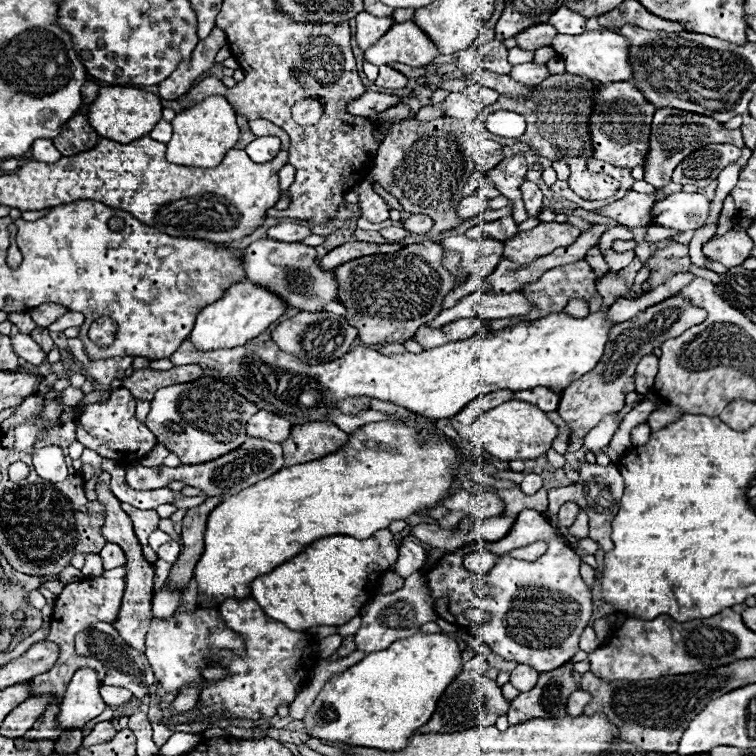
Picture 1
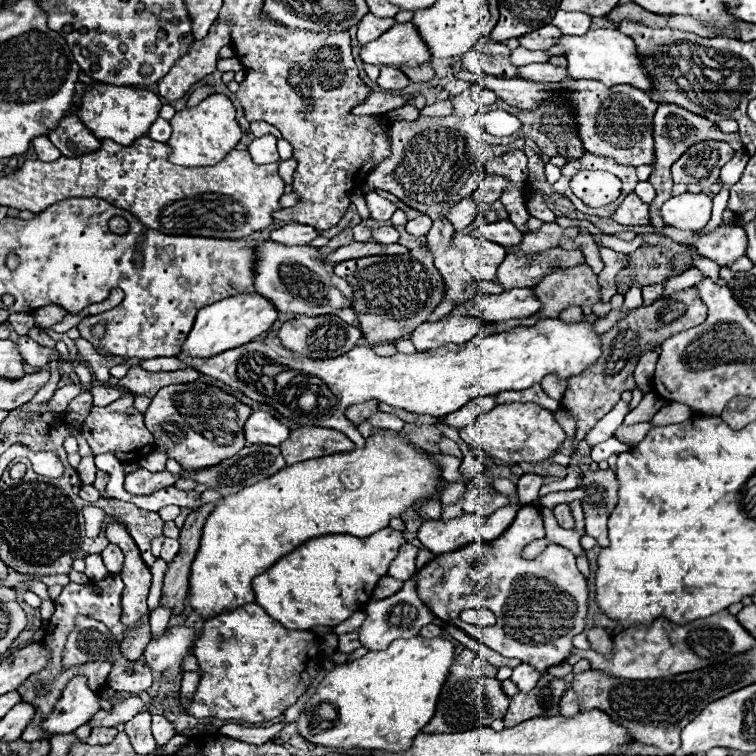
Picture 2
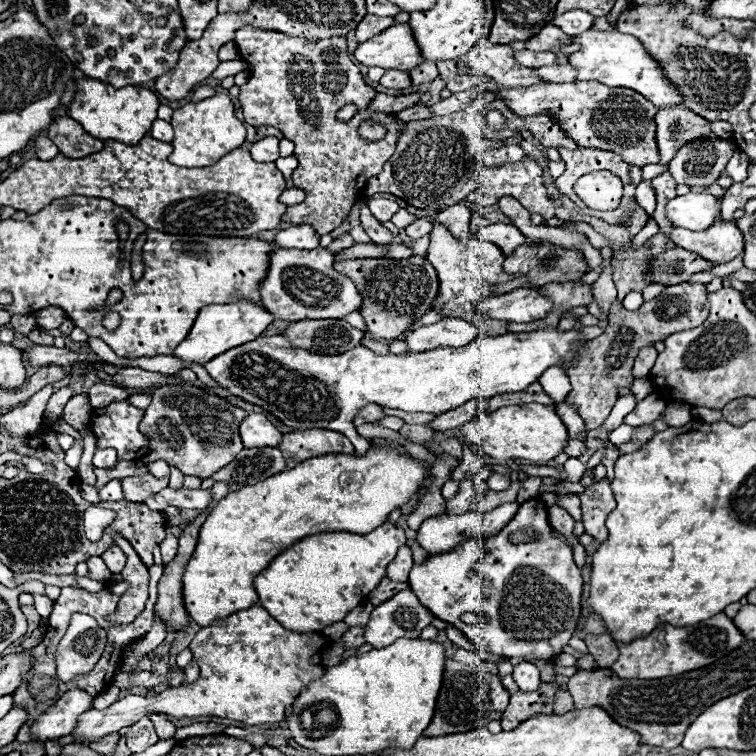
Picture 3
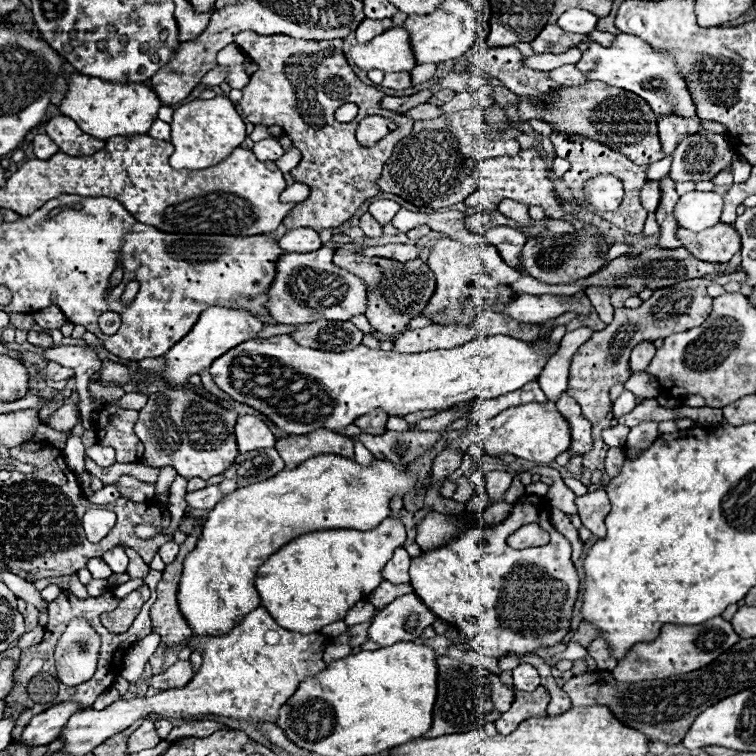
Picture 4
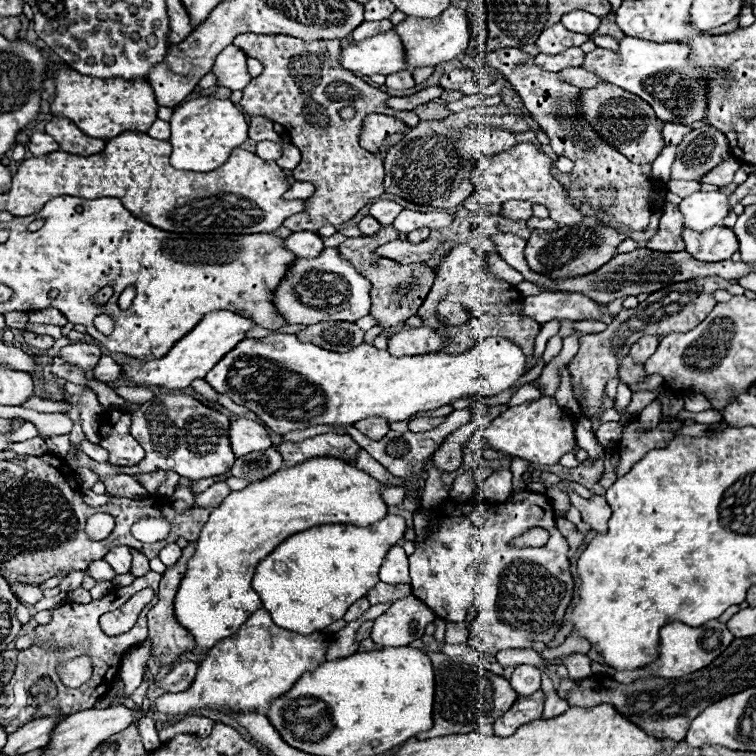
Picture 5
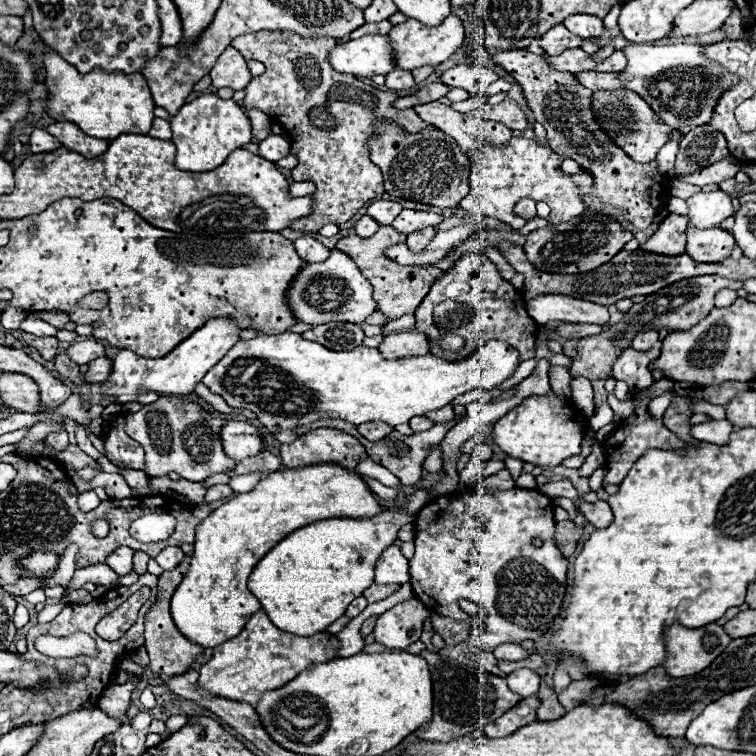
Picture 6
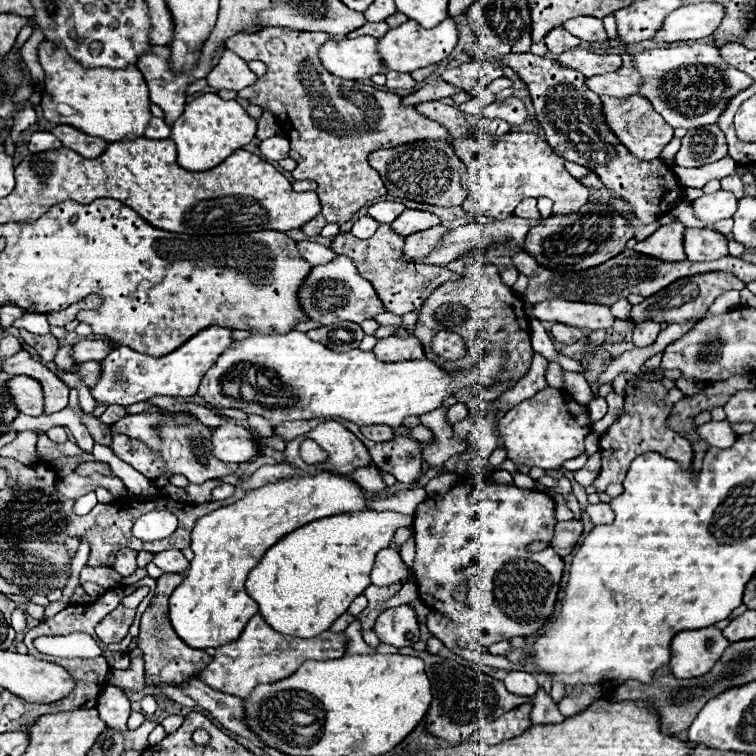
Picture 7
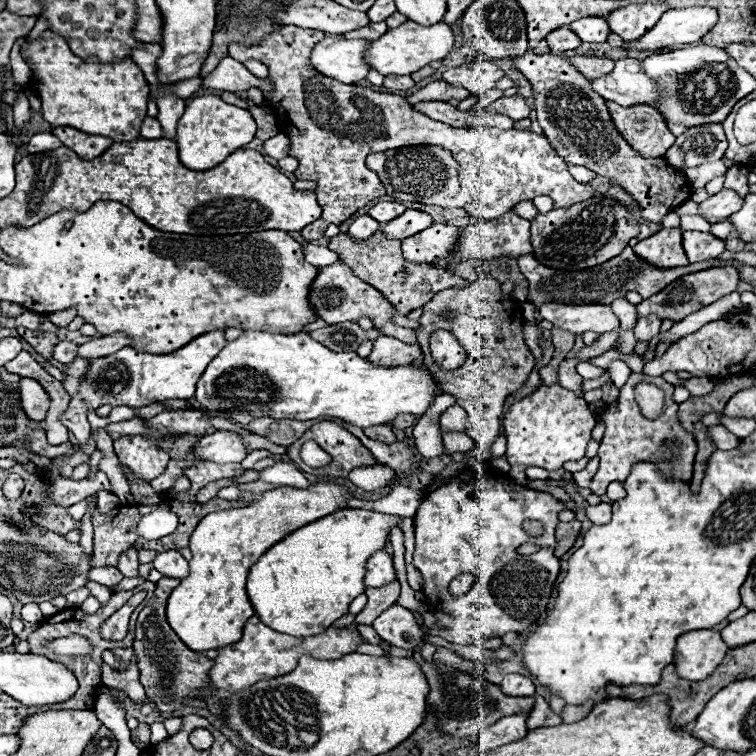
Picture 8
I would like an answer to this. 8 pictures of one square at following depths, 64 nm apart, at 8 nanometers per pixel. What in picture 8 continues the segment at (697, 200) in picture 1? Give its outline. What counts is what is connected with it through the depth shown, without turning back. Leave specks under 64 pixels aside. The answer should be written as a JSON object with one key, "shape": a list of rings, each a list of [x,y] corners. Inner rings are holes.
{"shape":[[[722,188],[718,194],[698,204],[698,210],[704,218],[730,218],[734,212],[742,208],[744,198],[740,198],[734,190]]]}

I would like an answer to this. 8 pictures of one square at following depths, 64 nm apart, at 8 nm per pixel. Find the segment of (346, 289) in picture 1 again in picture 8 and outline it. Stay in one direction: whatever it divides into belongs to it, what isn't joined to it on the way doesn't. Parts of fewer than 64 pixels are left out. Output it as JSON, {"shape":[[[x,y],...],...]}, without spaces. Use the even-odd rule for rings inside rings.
{"shape":[[[382,230],[374,232],[372,238],[368,240],[354,240],[350,234],[338,234],[330,240],[328,248],[332,252],[336,252],[348,266],[352,266],[354,274],[362,280],[366,280],[368,284],[372,284],[374,288],[378,288],[386,300],[390,300],[390,304],[394,306],[394,310],[402,316],[406,316],[408,312],[422,308],[426,302],[430,302],[434,298],[434,292],[440,292],[444,288],[462,288],[468,282],[460,276],[456,276],[454,272],[446,270],[446,268],[438,268],[438,266],[430,266],[430,264],[410,264],[408,260],[402,258],[400,252],[400,240],[392,240],[386,238],[382,234]]]}

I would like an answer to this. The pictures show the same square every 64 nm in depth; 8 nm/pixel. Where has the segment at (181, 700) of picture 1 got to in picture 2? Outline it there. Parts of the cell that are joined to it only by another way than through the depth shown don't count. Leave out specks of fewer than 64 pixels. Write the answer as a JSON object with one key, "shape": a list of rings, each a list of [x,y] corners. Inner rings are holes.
{"shape":[[[186,671],[180,687],[180,696],[187,701],[192,698],[200,681],[200,676],[193,671]]]}

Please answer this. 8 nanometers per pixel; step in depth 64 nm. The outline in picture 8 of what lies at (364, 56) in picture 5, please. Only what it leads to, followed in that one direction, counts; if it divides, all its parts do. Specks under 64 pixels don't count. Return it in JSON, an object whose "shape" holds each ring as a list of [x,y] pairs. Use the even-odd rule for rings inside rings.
{"shape":[[[324,38],[312,50],[312,66],[324,76],[332,76],[344,84],[360,82],[372,70],[364,58],[370,42],[362,38]]]}

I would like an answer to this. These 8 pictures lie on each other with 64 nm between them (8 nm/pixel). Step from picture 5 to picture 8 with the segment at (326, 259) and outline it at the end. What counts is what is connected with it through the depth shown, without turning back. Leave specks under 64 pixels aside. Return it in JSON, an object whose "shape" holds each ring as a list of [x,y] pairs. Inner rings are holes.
{"shape":[[[338,260],[338,264],[332,264],[330,268],[318,268],[318,274],[310,286],[308,300],[310,300],[316,316],[328,324],[348,322],[348,320],[356,322],[362,316],[368,316],[372,320],[380,318],[380,326],[376,326],[376,328],[380,328],[386,336],[394,336],[406,344],[418,344],[412,328],[402,328],[402,326],[396,326],[390,322],[390,316],[396,314],[394,308],[390,308],[390,302],[376,288],[366,284],[364,280],[358,280],[358,276],[354,276],[352,268],[348,264],[344,264],[344,260]]]}

